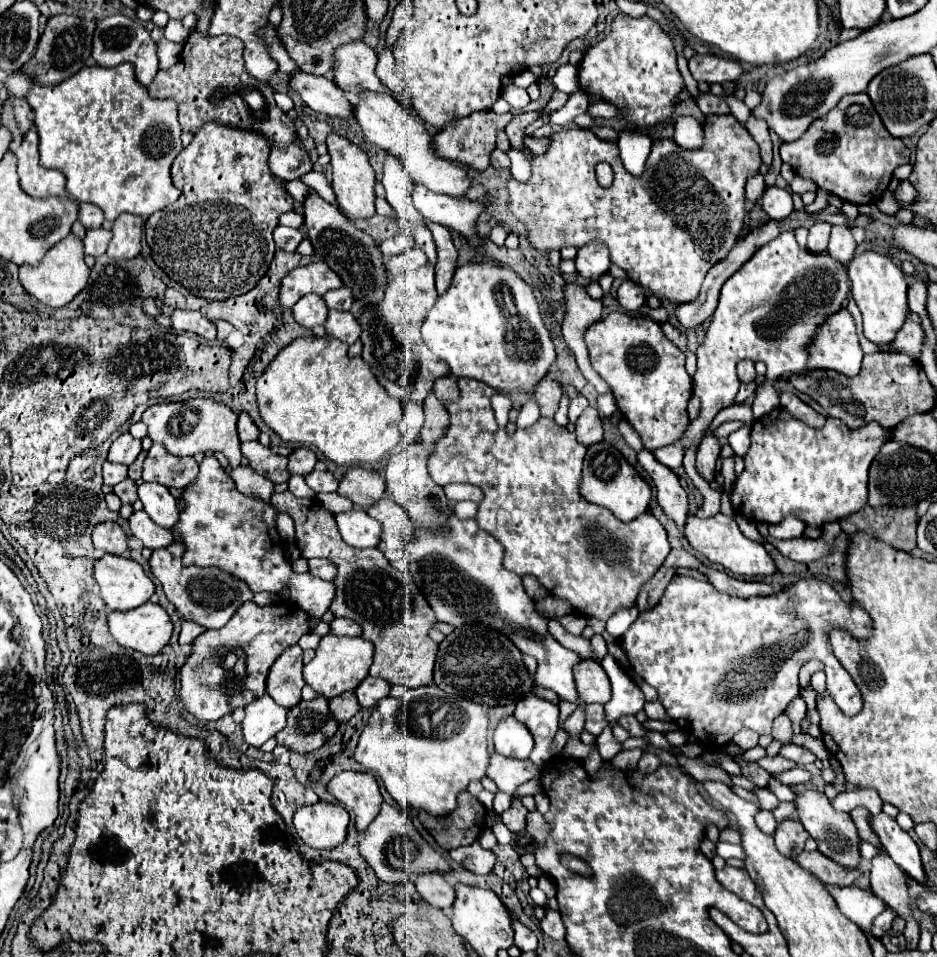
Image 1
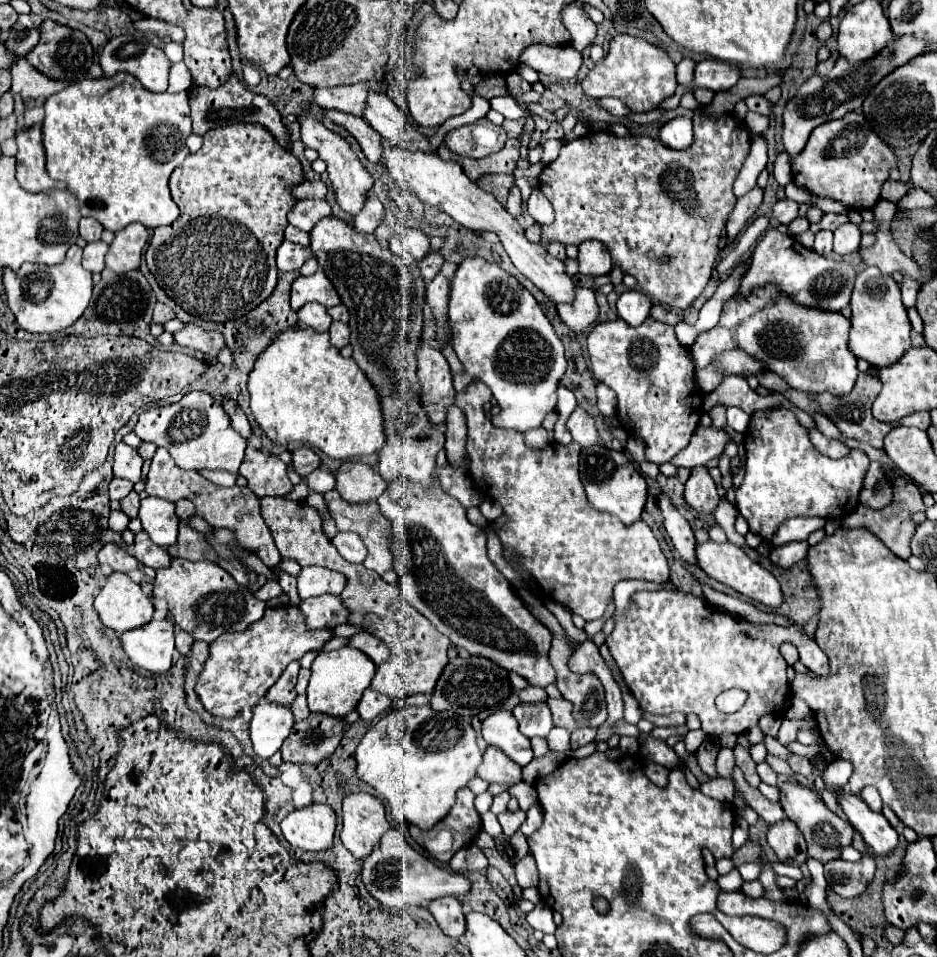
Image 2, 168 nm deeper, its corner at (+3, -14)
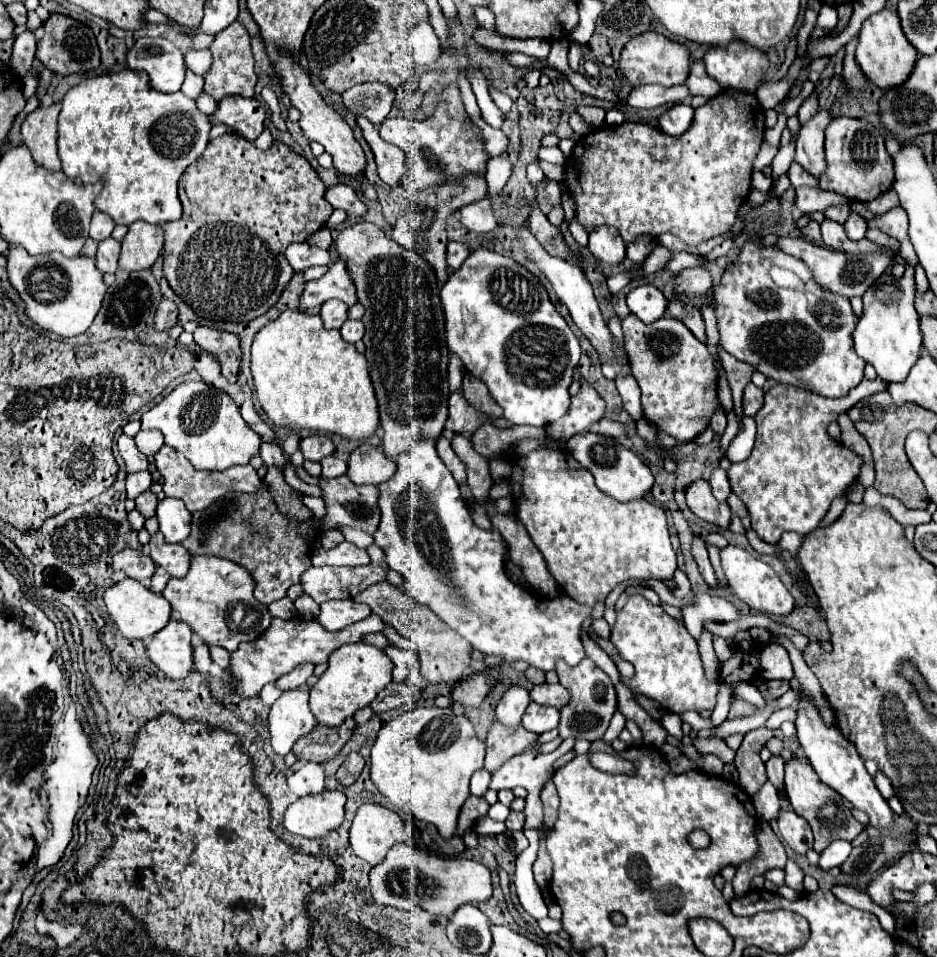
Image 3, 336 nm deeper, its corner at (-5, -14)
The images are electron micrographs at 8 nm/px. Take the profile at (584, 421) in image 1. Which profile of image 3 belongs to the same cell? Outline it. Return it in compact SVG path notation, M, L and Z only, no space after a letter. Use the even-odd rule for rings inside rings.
M581 380L581 390L571 398L571 408L565 418L559 418L557 422L545 426L545 432L555 440L569 440L571 436L587 434L589 426L603 418L603 412L603 398L585 380Z

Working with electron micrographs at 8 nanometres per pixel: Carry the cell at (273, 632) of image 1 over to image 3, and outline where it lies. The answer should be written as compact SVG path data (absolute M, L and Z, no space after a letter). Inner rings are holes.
M371 614L371 616L363 618L361 622L351 624L343 630L337 630L337 632L329 632L323 626L319 626L317 620L307 620L301 616L295 616L291 620L273 618L271 626L259 638L255 638L253 642L243 642L243 644L239 644L237 652L231 652L229 688L233 692L241 694L243 698L255 698L265 684L277 682L283 674L291 672L295 666L305 664L305 662L311 662L311 664L327 662L329 654L335 648L351 644L351 642L359 642L363 634L381 632L383 628L385 628L385 624L377 614Z

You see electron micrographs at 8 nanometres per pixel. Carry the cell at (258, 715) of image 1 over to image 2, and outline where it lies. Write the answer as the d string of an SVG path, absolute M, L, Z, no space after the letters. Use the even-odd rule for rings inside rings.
M261 700L253 708L251 720L251 740L255 754L261 758L271 758L289 736L295 720L287 706Z

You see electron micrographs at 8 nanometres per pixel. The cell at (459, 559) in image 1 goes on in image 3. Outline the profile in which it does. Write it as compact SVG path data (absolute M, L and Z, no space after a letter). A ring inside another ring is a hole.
M415 442L413 450L401 454L397 460L395 476L379 486L381 524L373 534L377 546L385 552L389 568L401 572L405 584L403 590L415 602L431 608L449 628L459 632L475 650L485 656L499 656L503 664L525 662L527 666L549 672L555 668L555 660L563 659L569 666L576 666L585 657L581 642L581 624L591 610L571 602L567 594L557 598L537 598L535 592L513 584L505 574L505 542L497 530L483 530L473 524L471 514L461 500L459 484L451 470L437 456L433 442Z

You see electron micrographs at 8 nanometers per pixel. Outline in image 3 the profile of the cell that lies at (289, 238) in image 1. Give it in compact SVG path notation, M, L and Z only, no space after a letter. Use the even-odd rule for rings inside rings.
M307 242L291 244L285 250L285 256L287 256L287 262L291 264L291 268L295 272L303 272L309 266L327 266L327 264L331 264L331 258L329 258L327 250L321 250L317 246L309 246Z

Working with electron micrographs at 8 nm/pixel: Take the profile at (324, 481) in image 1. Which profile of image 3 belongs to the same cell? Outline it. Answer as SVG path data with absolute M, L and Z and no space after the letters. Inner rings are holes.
M327 456L327 458L323 458L323 462L321 462L321 478L339 478L339 476L343 476L345 474L345 470L347 470L347 462L345 460L341 460L341 458L335 458L335 456Z

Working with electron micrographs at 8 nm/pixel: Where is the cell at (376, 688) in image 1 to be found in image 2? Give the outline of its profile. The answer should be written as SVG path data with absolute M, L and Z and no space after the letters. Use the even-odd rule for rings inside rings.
M367 688L363 698L357 704L357 712L363 720L373 720L373 718L381 716L385 710L389 710L389 704L391 704L391 700L385 694L379 694L379 692Z

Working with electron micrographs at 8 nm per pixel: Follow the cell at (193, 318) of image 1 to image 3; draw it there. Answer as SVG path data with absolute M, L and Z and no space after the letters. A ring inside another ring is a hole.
M197 326L193 336L197 346L211 352L221 362L221 374L229 380L229 384L237 384L237 374L241 368L241 348L237 336L209 326Z

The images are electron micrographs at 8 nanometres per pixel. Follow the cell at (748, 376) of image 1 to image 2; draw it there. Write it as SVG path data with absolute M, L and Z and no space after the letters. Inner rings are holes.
M729 376L723 380L723 384L713 390L711 394L705 394L703 398L703 412L709 413L709 410L715 406L715 404L723 404L723 406L737 406L741 410L745 410L747 414L753 414L757 410L767 410L767 408L773 408L773 406L787 406L789 410L793 410L799 418L799 422L805 426L805 428L815 428L815 420L795 408L783 394L769 394L769 396L759 396L755 390L749 388L747 380L743 376Z

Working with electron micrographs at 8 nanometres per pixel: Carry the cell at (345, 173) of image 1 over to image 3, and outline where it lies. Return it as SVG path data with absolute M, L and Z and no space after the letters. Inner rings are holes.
M279 52L279 56L281 56L281 58L279 58L279 62L275 64L275 72L277 72L277 76L279 76L279 84L281 84L283 90L289 94L291 104L301 112L299 126L301 126L303 134L305 134L309 140L315 140L315 142L323 144L325 152L333 156L333 166L335 166L341 174L345 174L345 176L349 176L349 178L361 178L361 176L365 174L367 162L365 162L363 148L361 148L359 142L355 140L355 136L353 136L351 128L347 126L347 122L345 122L333 108L329 108L329 106L323 102L323 98L319 96L319 92L315 90L315 86L311 84L309 76L305 74L305 70L303 70L301 66L293 66L293 64L287 60L285 52Z

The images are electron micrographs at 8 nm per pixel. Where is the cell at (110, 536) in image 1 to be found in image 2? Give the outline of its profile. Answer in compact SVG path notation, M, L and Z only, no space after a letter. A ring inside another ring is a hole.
M105 544L101 550L99 550L99 562L109 566L111 570L115 572L131 572L135 568L139 568L139 562L135 556L131 556L125 548L117 546L117 544Z

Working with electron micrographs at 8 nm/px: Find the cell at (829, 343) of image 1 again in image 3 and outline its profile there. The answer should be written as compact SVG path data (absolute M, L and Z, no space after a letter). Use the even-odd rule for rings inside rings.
M759 240L747 242L741 248L737 262L723 274L721 284L715 288L715 304L721 348L737 360L751 364L767 378L811 390L827 398L845 396L863 380L865 360L853 350L851 334L855 330L857 316L853 314L849 300L837 298L837 294L829 294L829 290L821 290L801 260L787 254L777 254L773 246L761 248ZM825 312L831 312L831 324L827 326L821 324L821 316Z

